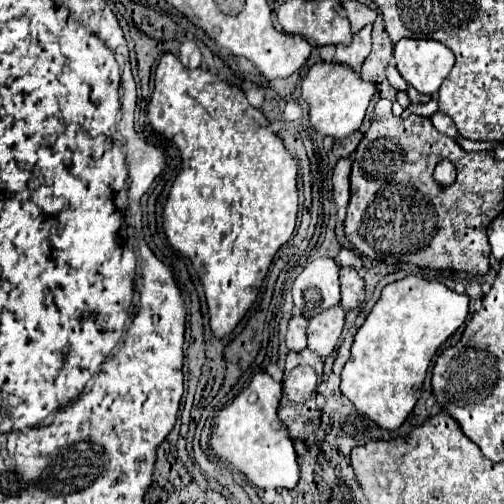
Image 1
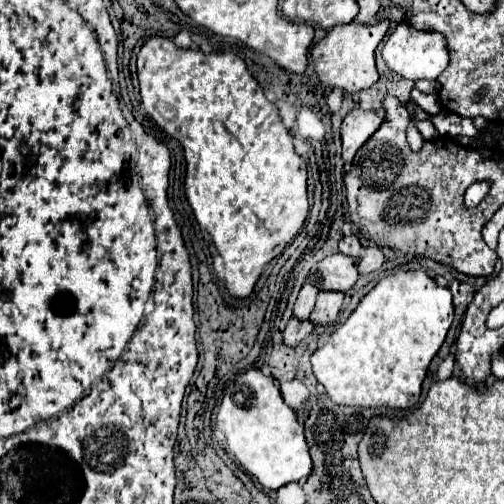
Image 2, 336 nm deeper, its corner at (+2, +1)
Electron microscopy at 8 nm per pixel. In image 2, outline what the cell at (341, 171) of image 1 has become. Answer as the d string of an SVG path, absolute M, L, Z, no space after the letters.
M354 109L342 121L342 159L346 169L350 167L356 151L364 145L368 137L372 137L378 127L384 123L384 117L376 111Z

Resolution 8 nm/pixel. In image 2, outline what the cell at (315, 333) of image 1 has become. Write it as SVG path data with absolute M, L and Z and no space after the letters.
M320 291L316 299L316 307L310 313L310 321L314 325L328 325L338 317L338 311L342 307L344 293L336 291Z

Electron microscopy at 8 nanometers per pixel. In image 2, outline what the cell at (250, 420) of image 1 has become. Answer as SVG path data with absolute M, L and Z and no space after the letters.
M248 369L232 381L232 391L222 397L216 413L216 425L226 435L232 457L266 491L276 491L286 483L302 481L312 471L304 427L300 427L294 409L290 409L274 379L260 369Z

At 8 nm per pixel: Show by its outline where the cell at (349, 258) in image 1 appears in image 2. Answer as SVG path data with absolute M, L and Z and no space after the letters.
M368 247L362 255L362 259L360 259L360 269L358 271L362 275L368 275L368 273L380 269L382 263L384 263L384 253L378 247Z

